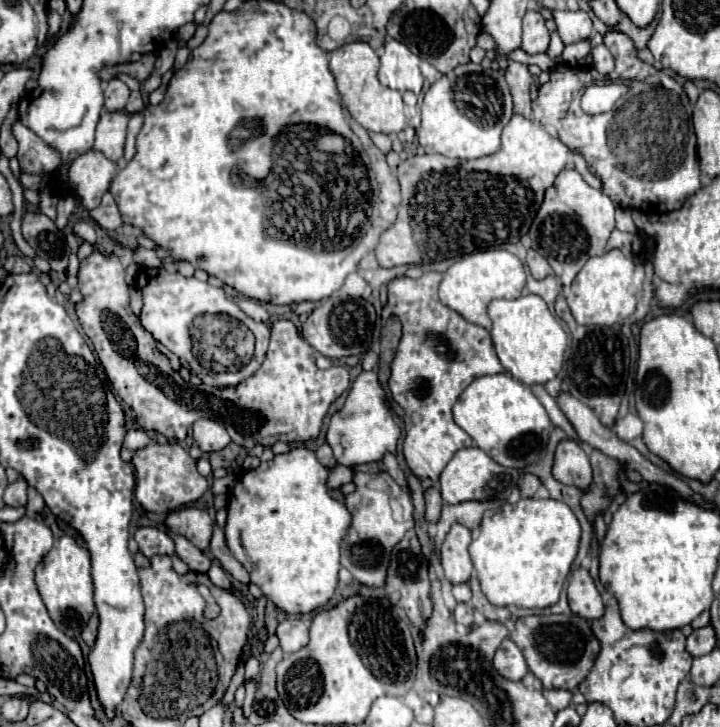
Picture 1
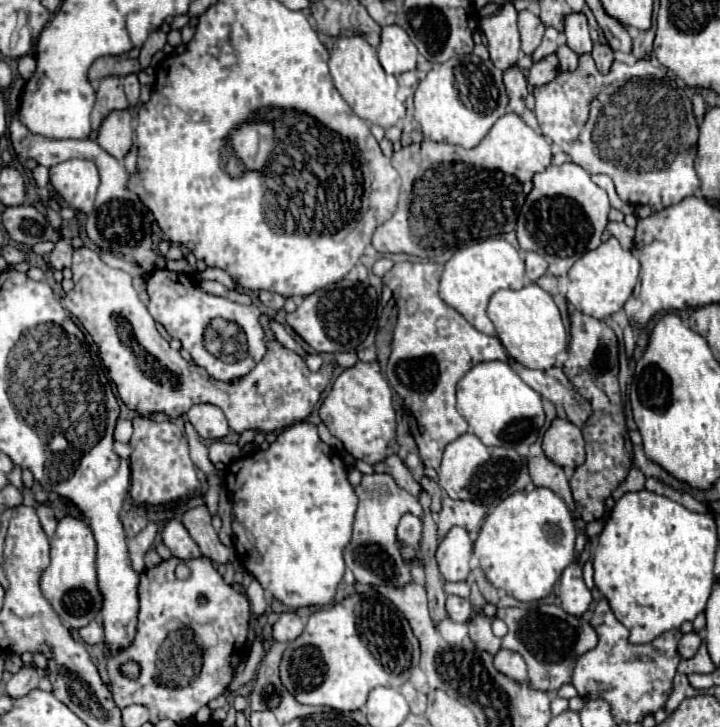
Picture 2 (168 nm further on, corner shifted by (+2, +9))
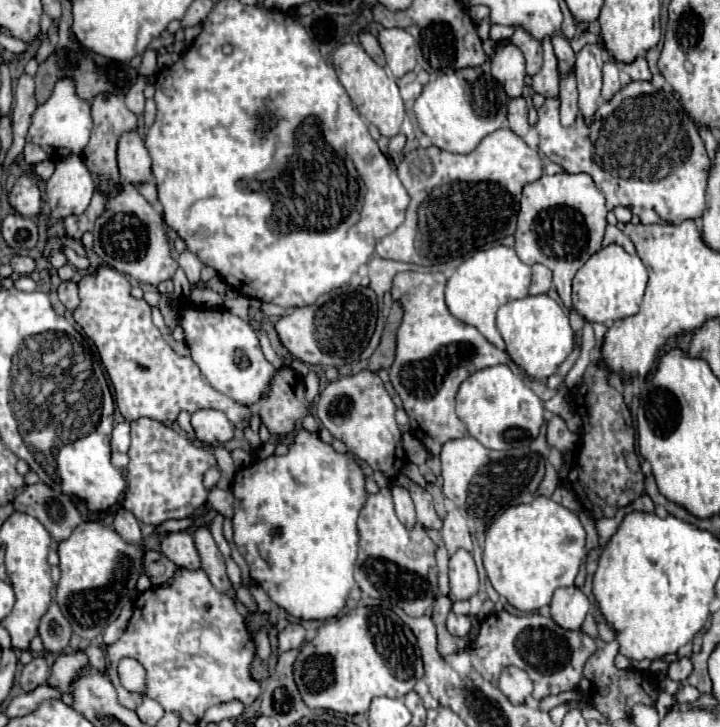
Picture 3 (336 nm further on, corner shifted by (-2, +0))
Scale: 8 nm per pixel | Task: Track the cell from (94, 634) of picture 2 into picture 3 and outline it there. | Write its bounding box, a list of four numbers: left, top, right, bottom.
[84,646,108,672]

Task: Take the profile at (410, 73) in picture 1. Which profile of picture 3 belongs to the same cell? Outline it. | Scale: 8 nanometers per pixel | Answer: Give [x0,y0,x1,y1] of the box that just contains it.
[378,28,416,78]

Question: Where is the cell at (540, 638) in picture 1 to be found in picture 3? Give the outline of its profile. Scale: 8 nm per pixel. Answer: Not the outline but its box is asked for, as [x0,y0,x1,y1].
[470,610,596,700]

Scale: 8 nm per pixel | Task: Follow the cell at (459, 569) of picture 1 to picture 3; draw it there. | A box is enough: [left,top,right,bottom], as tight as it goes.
[450,550,478,600]

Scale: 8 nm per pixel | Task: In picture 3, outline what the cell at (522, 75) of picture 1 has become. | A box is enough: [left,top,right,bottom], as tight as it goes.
[508,96,530,136]

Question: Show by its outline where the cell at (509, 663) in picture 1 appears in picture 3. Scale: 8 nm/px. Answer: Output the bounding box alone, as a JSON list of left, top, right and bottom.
[498,666,532,704]

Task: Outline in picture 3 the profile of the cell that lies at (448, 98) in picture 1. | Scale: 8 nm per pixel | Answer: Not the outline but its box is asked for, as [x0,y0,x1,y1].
[401,68,508,154]

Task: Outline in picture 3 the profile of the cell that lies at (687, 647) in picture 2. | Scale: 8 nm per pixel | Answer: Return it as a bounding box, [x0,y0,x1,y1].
[668,656,694,682]

